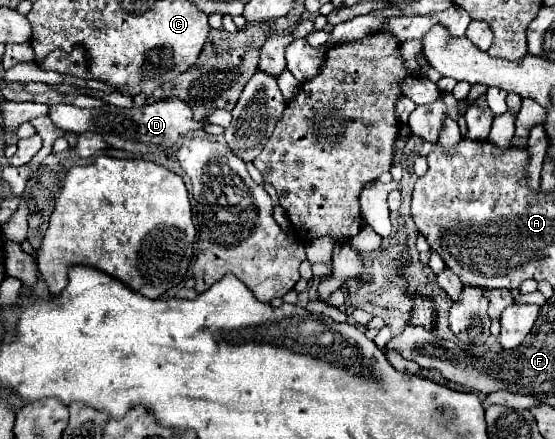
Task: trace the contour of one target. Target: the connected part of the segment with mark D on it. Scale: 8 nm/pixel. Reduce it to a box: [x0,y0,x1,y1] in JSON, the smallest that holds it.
[48,97,200,153]

